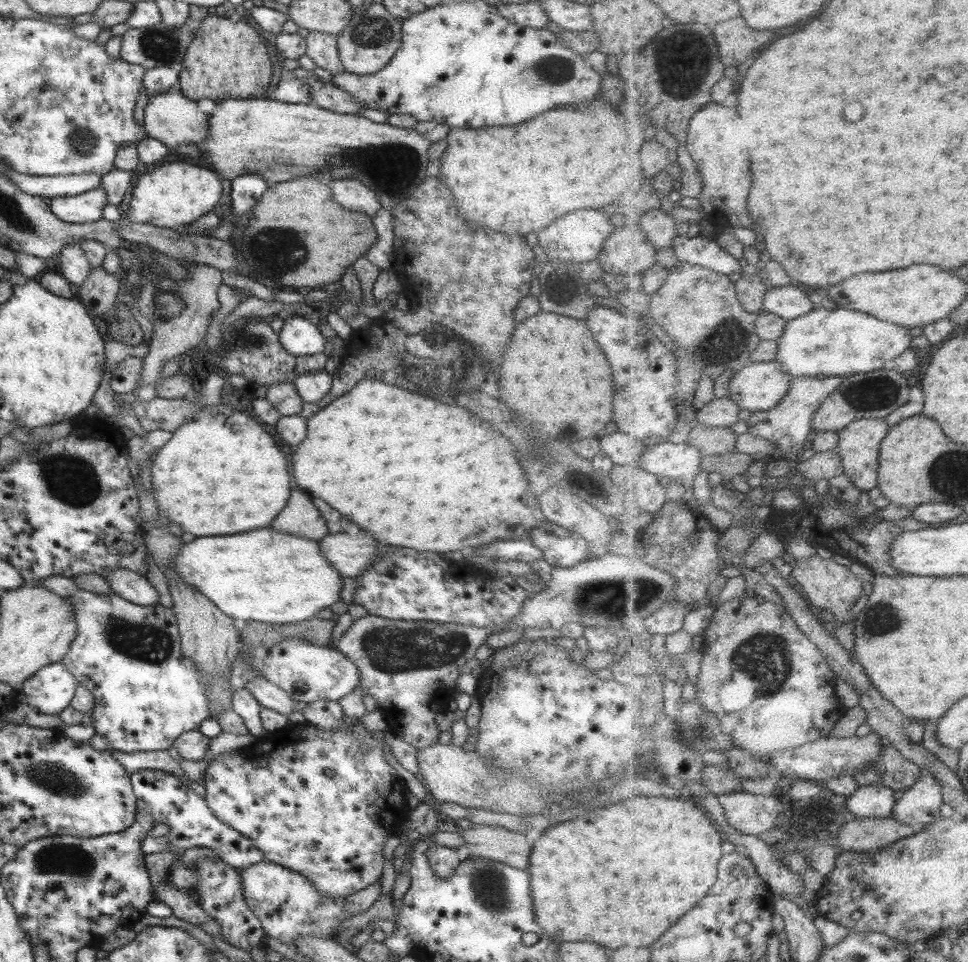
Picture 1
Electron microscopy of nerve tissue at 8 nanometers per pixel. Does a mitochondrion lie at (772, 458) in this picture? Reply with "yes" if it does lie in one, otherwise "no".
no

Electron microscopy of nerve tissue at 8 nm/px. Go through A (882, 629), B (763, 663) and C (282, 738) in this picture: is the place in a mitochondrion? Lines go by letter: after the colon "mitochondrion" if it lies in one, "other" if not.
A: mitochondrion
B: mitochondrion
C: other

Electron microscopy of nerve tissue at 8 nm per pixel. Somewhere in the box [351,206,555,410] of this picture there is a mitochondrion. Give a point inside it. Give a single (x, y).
(449, 365)

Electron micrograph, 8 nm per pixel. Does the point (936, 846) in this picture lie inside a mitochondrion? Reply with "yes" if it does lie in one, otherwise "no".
yes

